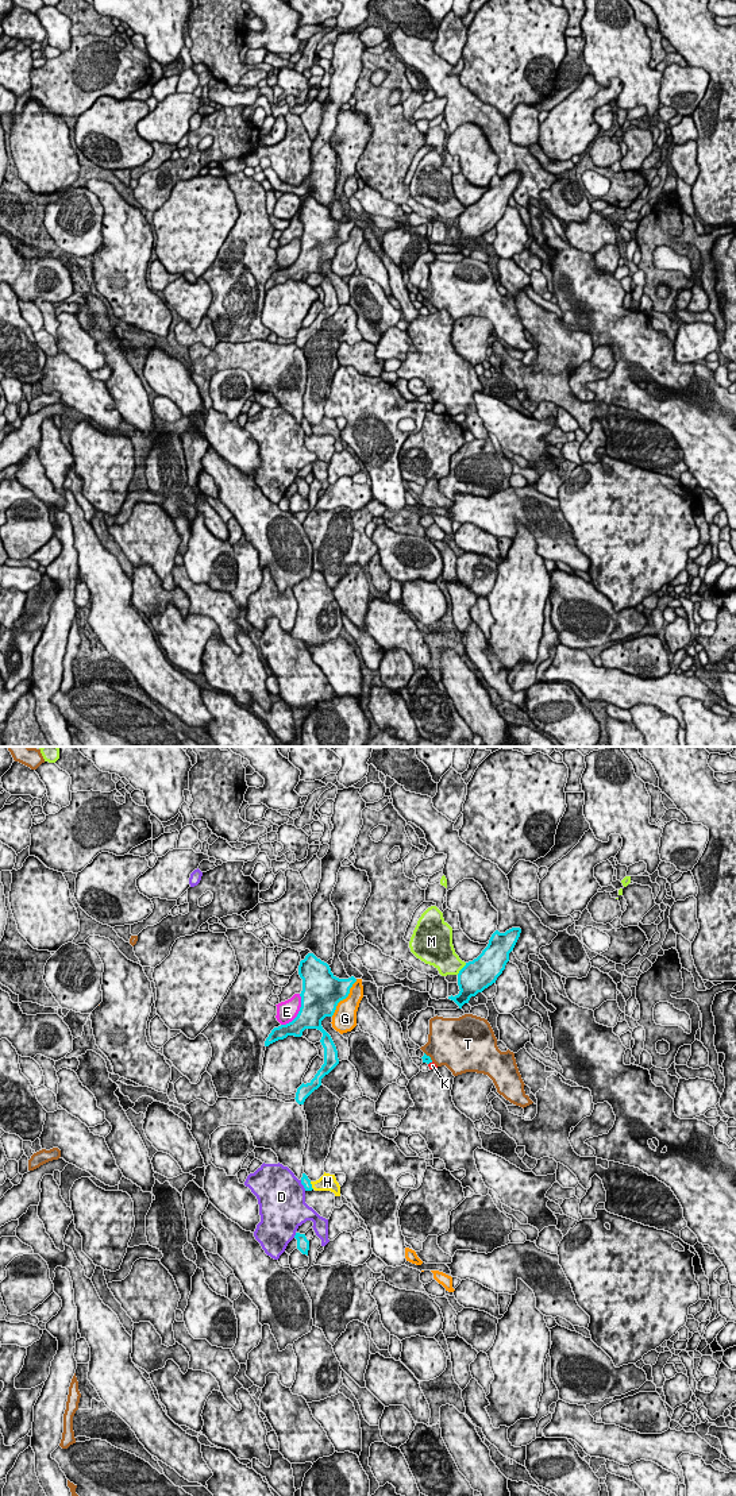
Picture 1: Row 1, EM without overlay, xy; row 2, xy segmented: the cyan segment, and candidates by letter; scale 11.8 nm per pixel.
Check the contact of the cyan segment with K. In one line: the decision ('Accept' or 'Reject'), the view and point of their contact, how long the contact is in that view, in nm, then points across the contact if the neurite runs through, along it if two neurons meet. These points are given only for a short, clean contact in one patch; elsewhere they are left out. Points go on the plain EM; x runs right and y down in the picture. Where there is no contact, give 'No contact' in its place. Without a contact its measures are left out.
Accept. Touches cyan at xy (430, 305). Shared border 70 nm. Path across: xy (426, 303), (430, 305), (432, 309)

